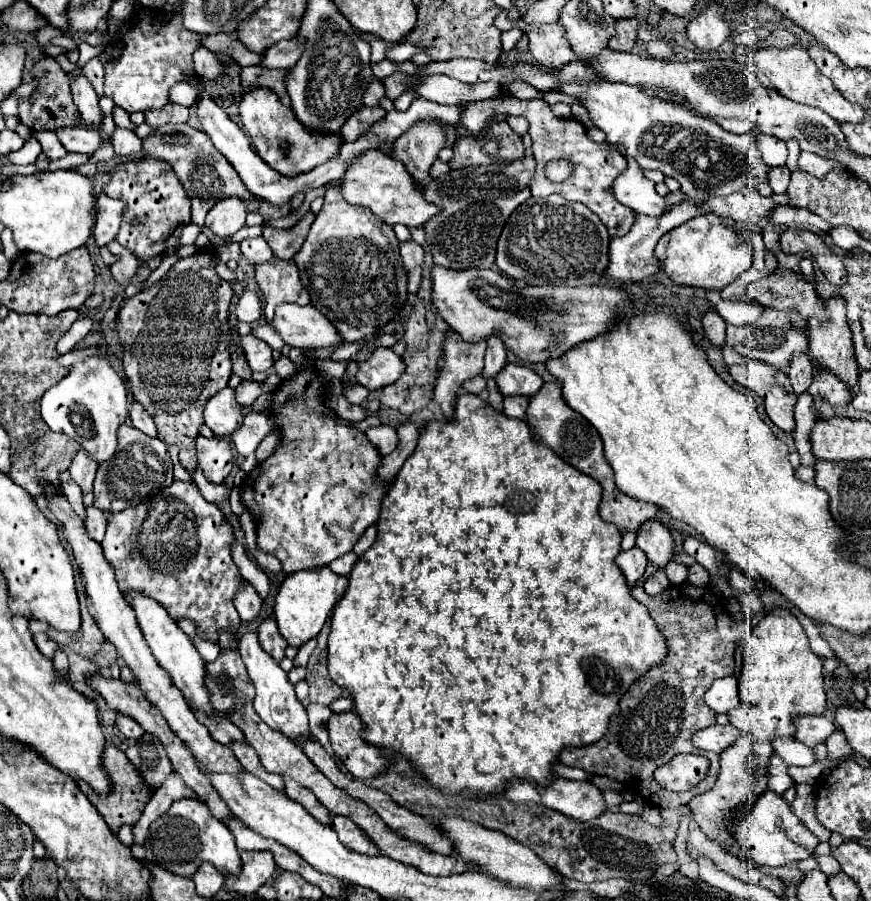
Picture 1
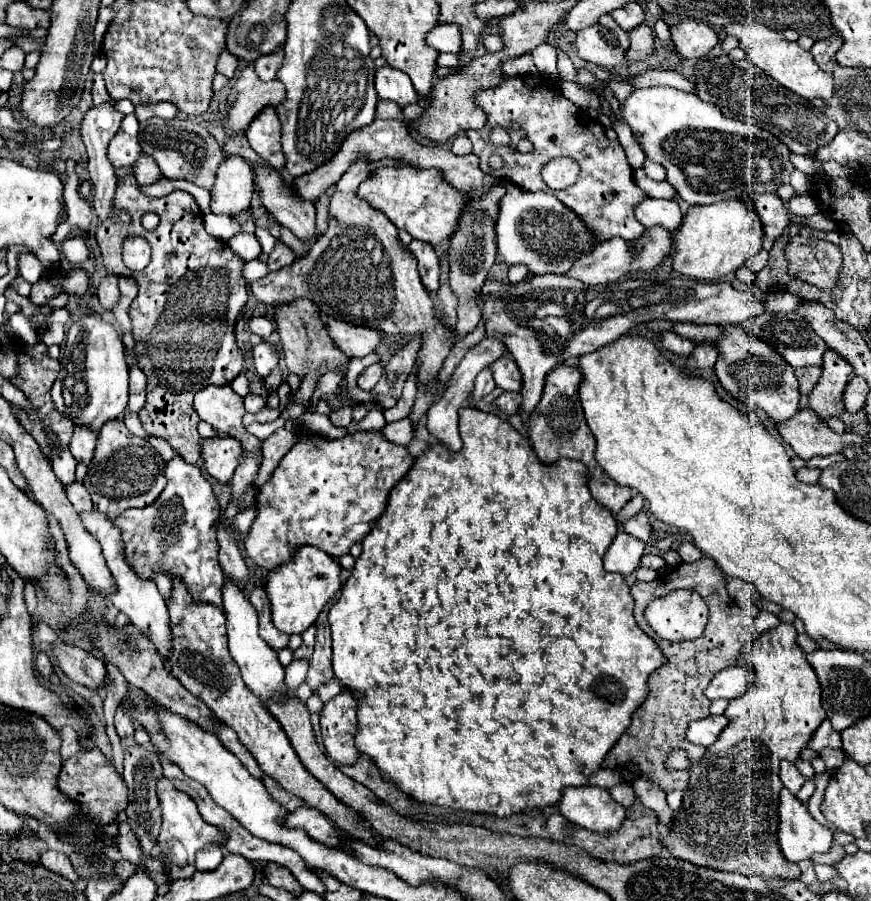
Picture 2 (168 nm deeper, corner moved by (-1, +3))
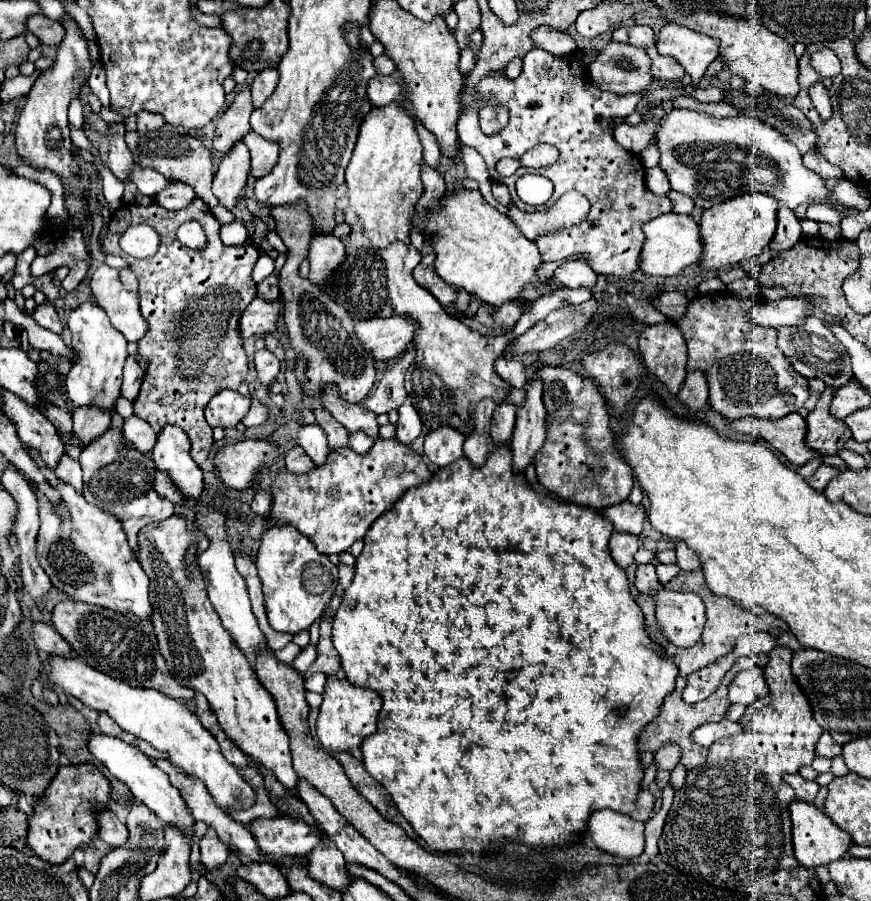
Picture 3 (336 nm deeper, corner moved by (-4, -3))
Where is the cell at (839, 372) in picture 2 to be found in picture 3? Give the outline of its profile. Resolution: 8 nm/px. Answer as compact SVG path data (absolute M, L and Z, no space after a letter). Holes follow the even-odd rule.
M826 386L816 408L806 418L806 424L808 424L806 442L810 448L818 450L824 456L836 454L842 448L842 444L846 444L846 440L850 438L848 426L844 426L842 420L832 418L830 414L834 392L836 392L834 386Z

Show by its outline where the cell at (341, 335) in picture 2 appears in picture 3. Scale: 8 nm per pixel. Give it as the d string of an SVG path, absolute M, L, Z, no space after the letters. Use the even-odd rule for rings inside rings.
M372 318L356 322L354 330L360 346L364 346L374 360L390 360L400 356L408 342L412 342L414 322L406 318Z

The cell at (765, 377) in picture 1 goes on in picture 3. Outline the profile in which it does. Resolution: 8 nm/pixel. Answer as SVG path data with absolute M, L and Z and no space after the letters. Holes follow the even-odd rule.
M728 290L708 296L696 296L686 314L676 322L682 330L682 336L688 344L688 372L690 370L704 370L708 374L710 384L710 404L716 412L730 420L738 420L742 416L756 416L756 418L770 418L778 420L792 412L798 412L804 402L808 400L808 380L792 370L786 356L776 346L776 330L752 324L746 314L756 300L742 300L730 294Z

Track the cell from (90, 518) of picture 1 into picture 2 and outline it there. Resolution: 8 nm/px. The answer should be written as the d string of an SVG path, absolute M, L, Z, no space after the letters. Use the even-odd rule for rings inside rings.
M71 482L65 486L65 492L67 492L67 498L69 502L73 504L73 508L77 512L83 512L83 510L93 510L93 504L91 504L91 496L89 492L85 490L85 486L81 482Z

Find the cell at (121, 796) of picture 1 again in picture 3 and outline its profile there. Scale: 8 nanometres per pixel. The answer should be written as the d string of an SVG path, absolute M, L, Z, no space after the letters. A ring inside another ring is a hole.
M92 764L62 766L40 800L34 802L34 816L28 818L28 846L42 860L62 864L76 848L88 846L96 836L96 812L106 810L112 798L110 780Z

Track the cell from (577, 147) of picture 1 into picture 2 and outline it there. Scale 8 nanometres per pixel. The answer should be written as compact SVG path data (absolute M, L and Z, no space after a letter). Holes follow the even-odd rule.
M513 76L507 78L501 88L493 88L489 92L481 92L477 96L481 108L485 108L489 122L481 130L465 130L469 140L473 142L473 152L479 156L479 168L485 174L495 178L503 178L513 182L515 186L527 192L547 192L561 200L569 210L573 210L579 220L587 226L587 230L595 236L595 242L605 242L609 238L623 238L629 242L639 240L643 236L641 222L635 218L633 208L647 198L647 194L635 184L633 170L625 158L625 152L619 142L609 140L605 136L605 128L587 116L585 110L575 106L569 98L565 98L559 90L559 82L555 78L545 76ZM511 124L519 124L525 130L529 142L535 146L533 152L517 152L511 146L493 146L489 140L489 132L495 126L505 130ZM499 154L505 160L501 170L489 168L489 156ZM555 156L569 156L579 164L579 178L569 190L551 190L541 178L541 168Z

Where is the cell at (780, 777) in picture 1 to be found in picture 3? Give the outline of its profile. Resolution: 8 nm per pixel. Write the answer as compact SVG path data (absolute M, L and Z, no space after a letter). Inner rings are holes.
M784 774L784 782L788 782L794 788L798 800L808 802L808 804L812 804L812 800L820 788L814 780L806 780L800 774Z

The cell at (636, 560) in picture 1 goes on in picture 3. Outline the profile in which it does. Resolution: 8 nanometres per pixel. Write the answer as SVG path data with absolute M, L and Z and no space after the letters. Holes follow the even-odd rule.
M614 532L610 538L610 554L622 570L626 570L630 564L634 564L634 554L638 552L638 538L632 534L620 534Z

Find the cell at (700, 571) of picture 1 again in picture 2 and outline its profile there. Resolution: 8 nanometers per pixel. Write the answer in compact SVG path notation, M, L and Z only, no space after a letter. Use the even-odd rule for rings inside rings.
M683 542L681 546L679 546L679 556L681 556L681 560L683 562L697 562L697 560L701 560L703 558L703 554L701 554L701 550L699 548L695 548L691 542Z

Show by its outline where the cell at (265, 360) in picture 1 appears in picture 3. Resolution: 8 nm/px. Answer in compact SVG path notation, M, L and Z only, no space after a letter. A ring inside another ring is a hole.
M262 350L262 352L256 352L254 356L254 366L256 366L256 372L258 372L258 378L264 386L270 386L278 372L280 372L280 360L270 352L270 350Z

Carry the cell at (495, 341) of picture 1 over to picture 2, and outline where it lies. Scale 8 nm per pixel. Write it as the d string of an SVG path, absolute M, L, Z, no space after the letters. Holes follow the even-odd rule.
M485 368L483 372L479 372L479 376L477 376L477 380L475 380L475 390L473 390L473 394L471 394L471 402L469 402L469 406L475 408L477 402L479 402L483 396L487 396L487 394L493 392L493 388L495 388L493 376L491 376L489 368Z

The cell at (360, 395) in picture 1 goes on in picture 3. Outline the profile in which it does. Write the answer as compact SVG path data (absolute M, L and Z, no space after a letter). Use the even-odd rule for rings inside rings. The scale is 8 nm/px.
M402 404L398 408L398 414L400 414L400 418L396 424L396 440L402 444L412 444L420 436L422 420L416 414L412 404Z

